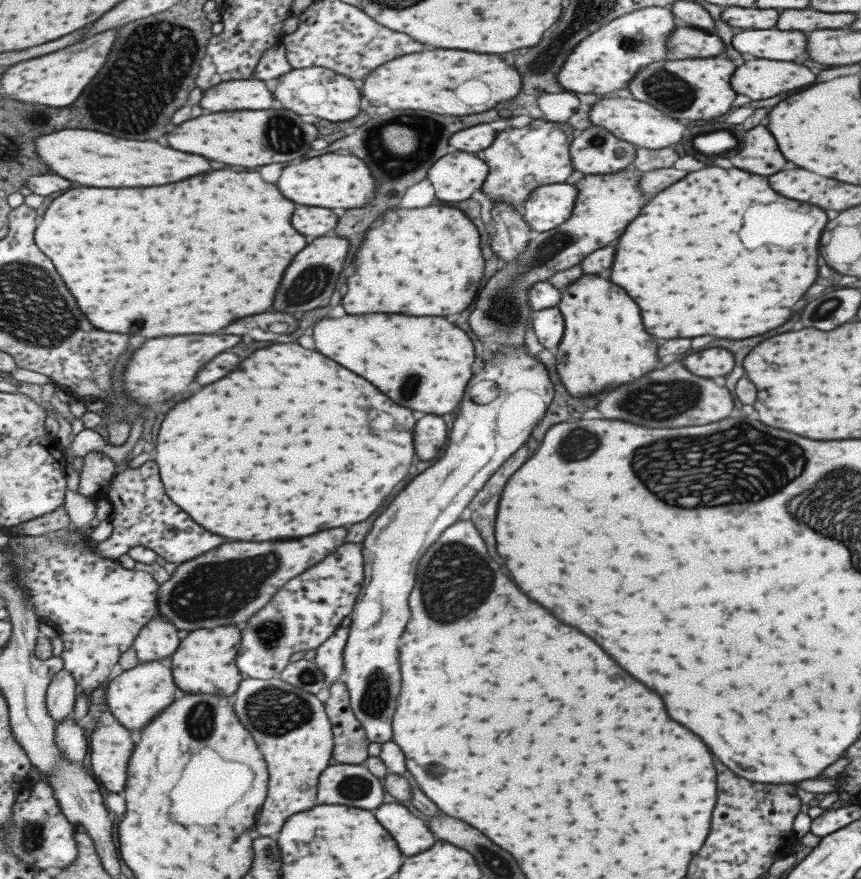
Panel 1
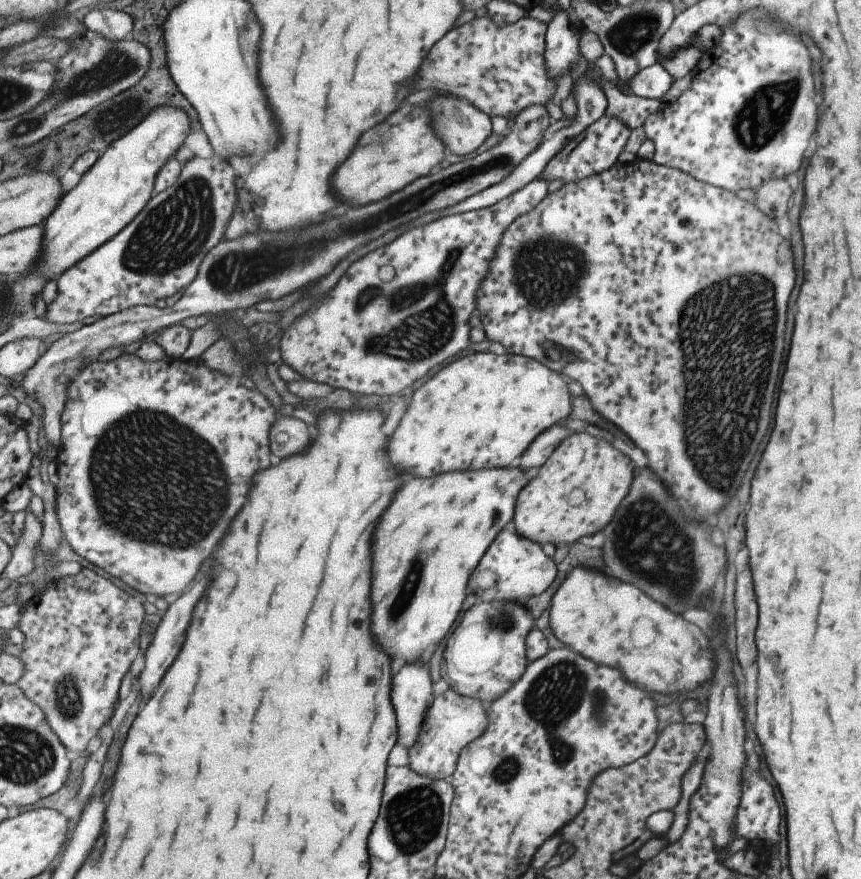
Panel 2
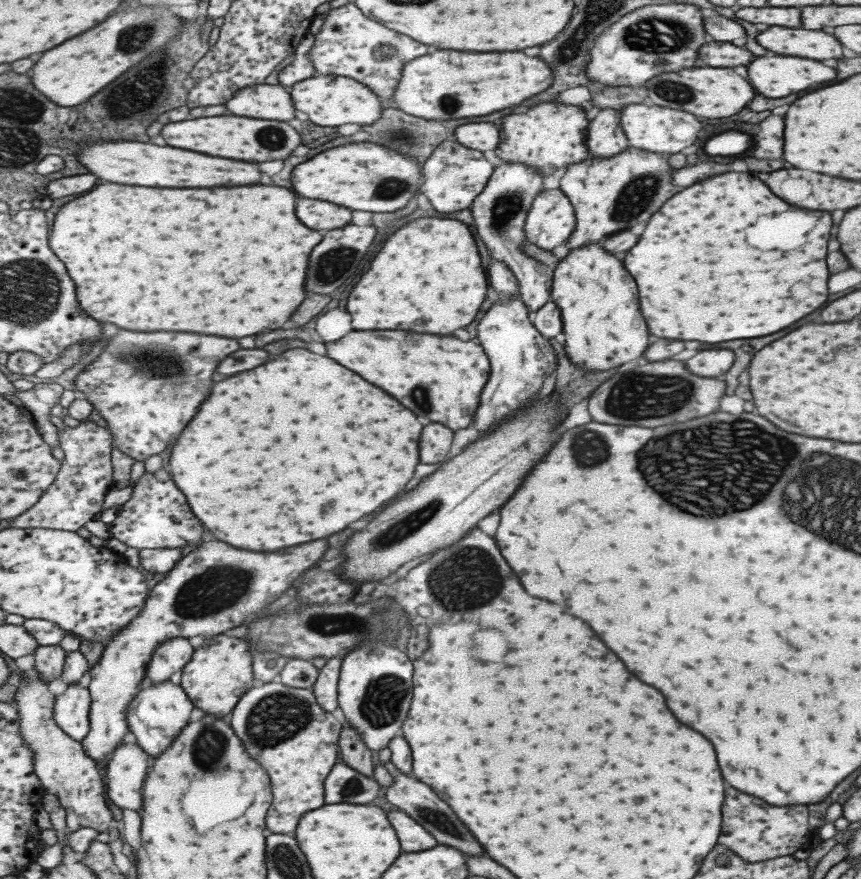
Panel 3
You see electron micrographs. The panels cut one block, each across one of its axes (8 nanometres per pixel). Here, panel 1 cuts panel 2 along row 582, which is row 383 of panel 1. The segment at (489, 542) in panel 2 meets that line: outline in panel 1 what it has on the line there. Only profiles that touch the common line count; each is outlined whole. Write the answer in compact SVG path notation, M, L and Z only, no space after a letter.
M363 314L325 318L313 326L317 350L345 368L369 378L397 404L427 414L449 414L459 408L473 378L475 348L465 330L447 318L415 318L405 314Z

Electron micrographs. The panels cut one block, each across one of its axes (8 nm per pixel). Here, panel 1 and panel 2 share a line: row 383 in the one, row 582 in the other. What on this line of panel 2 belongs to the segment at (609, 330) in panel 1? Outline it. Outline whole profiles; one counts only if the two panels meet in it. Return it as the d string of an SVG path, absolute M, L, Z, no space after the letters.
M577 566L569 570L565 580L557 584L557 594L551 600L551 628L557 634L557 640L573 646L573 650L577 650L581 656L603 666L619 666L621 674L627 676L627 682L635 682L635 686L653 692L691 690L699 682L707 682L713 678L711 668L715 662L711 662L707 638L703 636L703 632L697 630L697 626L693 626L691 622L685 622L681 616L669 612L659 602L653 602L633 584L603 576L587 566Z

